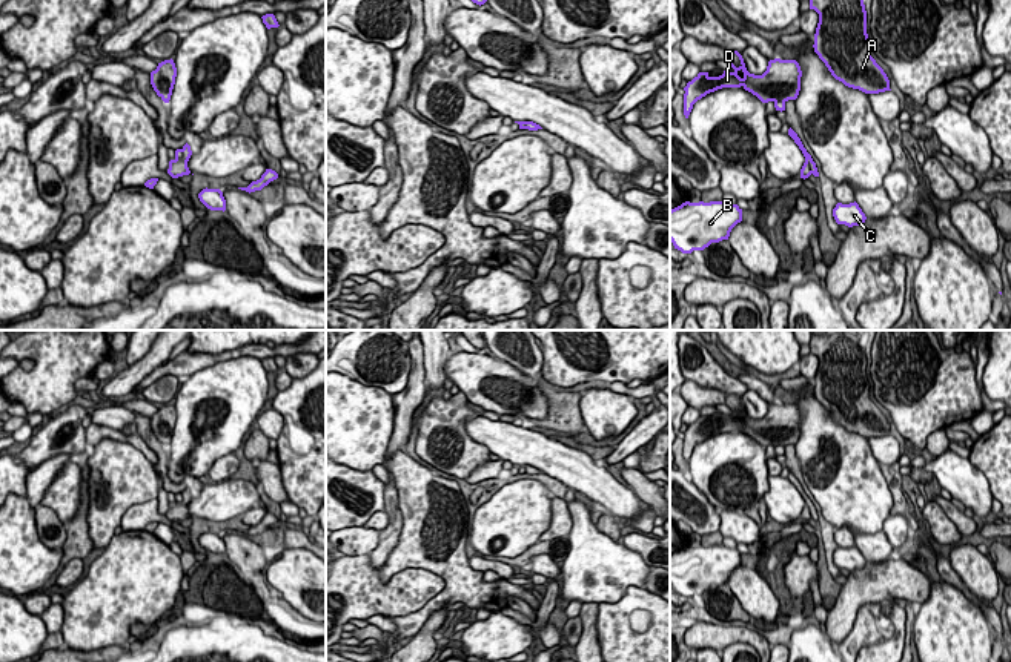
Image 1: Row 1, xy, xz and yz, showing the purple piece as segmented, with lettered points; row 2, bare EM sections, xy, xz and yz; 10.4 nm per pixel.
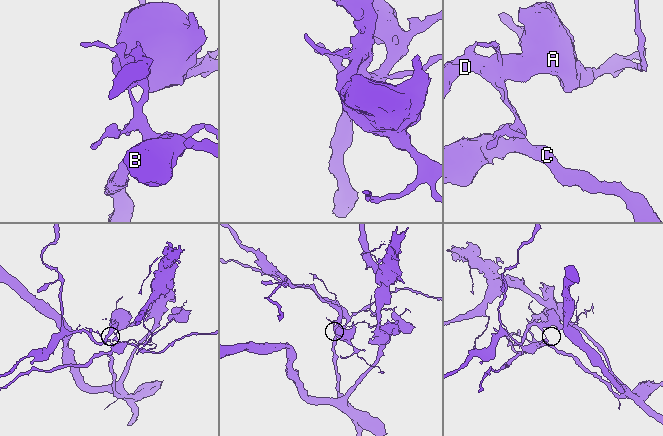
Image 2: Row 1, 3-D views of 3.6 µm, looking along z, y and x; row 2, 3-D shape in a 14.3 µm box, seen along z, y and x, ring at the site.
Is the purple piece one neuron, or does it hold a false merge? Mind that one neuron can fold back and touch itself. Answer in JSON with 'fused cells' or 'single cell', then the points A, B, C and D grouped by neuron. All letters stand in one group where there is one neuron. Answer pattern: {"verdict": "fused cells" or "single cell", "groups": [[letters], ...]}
{"verdict": "fused cells", "groups": [["A", "D"], ["B", "C"]]}

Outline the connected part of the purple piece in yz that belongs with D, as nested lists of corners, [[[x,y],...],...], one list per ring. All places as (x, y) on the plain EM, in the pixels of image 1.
[[[728,395],[727,405],[734,413],[724,415],[719,421],[699,416],[684,432],[684,459],[688,462],[693,449],[710,436],[722,432],[744,432],[762,447],[796,444],[801,435],[802,415],[796,404],[774,402],[768,405],[762,419],[750,418],[738,395]]]

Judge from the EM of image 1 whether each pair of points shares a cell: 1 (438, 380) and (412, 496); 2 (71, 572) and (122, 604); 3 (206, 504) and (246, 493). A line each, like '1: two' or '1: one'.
1: two
2: two
3: one

